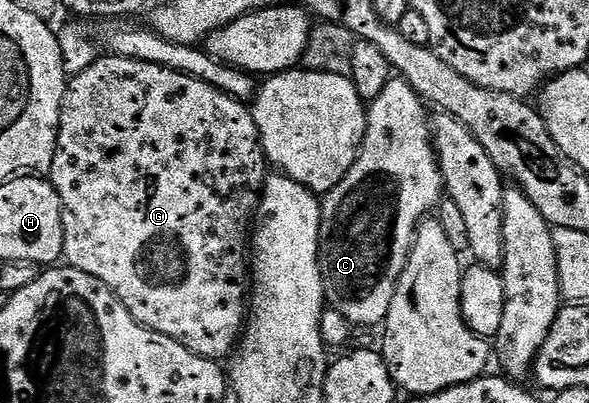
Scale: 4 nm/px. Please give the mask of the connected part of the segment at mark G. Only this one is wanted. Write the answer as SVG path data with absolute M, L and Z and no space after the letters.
M111 53L105 54L105 56L105 59L104 56L98 57L89 67L82 69L82 73L71 76L64 88L64 104L60 110L60 128L56 134L56 152L54 153L54 161L50 172L50 182L58 193L60 208L64 211L62 213L62 225L64 226L63 262L82 273L90 273L90 277L94 277L107 285L117 299L122 301L122 305L126 305L126 309L134 317L134 321L138 321L142 326L162 333L182 345L186 345L186 349L190 349L195 355L201 355L207 359L217 361L227 360L233 354L234 348L246 326L246 292L250 287L250 228L254 223L256 209L260 205L260 194L264 192L264 180L266 178L266 170L264 171L266 160L264 150L260 144L258 125L254 121L251 110L241 100L230 98L226 93L214 89L214 85L206 85L206 81L198 81L194 77L186 77L182 73L174 73L174 69L166 69L162 65L154 65L146 61L118 57Z

